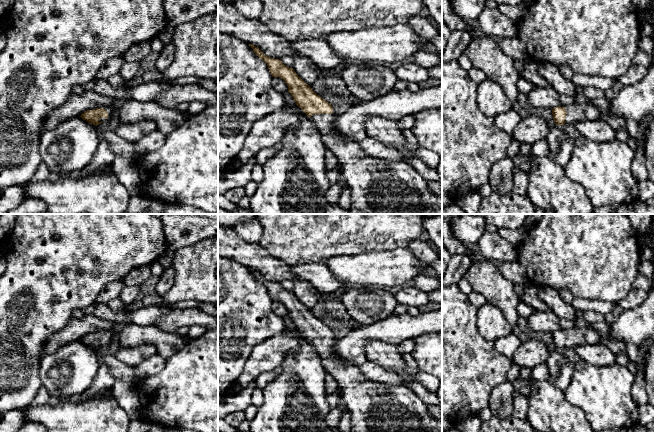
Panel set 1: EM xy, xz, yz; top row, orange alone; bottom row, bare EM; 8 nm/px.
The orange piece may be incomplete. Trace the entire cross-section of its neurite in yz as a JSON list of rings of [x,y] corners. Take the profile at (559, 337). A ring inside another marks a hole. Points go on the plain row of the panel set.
[[[591,325],[586,328],[573,327],[566,331],[555,331],[552,333],[553,343],[556,349],[565,347],[575,348],[577,346],[601,342],[601,336]]]

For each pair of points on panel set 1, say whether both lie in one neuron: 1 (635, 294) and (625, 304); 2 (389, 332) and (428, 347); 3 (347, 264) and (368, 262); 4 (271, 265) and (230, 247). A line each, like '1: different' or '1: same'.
1: same
2: different
3: same
4: same

